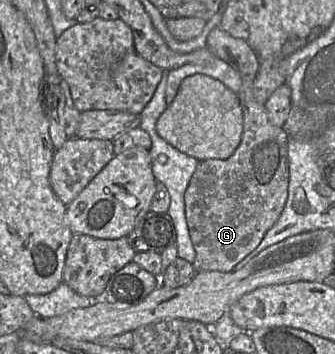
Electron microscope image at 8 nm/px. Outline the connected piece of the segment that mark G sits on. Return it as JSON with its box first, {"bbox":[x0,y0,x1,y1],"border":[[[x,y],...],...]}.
{"bbox":[185,27,289,273],"border":[[[216,27],[207,37],[207,48],[240,75],[241,87],[237,94],[243,111],[243,132],[241,142],[230,158],[199,161],[185,191],[185,215],[196,251],[193,263],[195,271],[228,273],[234,271],[235,267],[260,245],[284,210],[289,185],[288,136],[282,128],[269,121],[265,105],[258,103],[254,97],[254,81],[260,65],[259,57],[248,41],[234,38],[220,27]]]}

